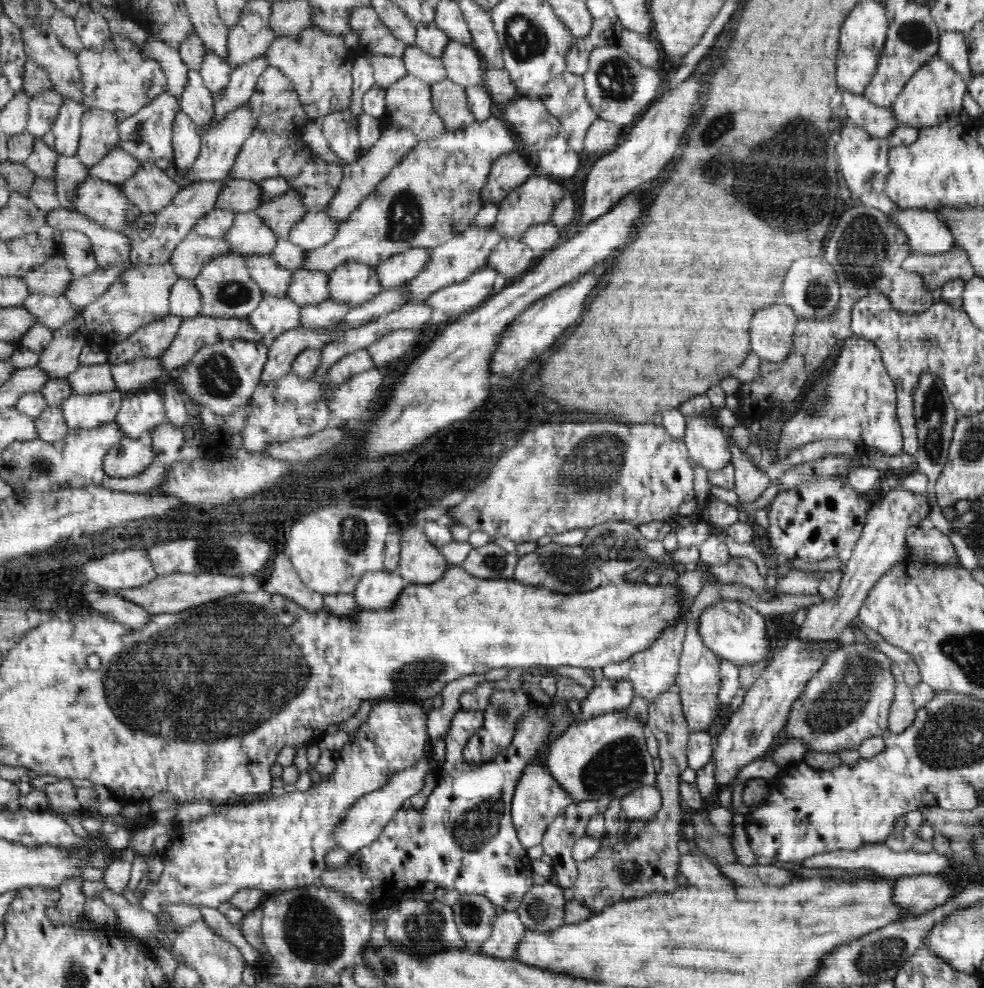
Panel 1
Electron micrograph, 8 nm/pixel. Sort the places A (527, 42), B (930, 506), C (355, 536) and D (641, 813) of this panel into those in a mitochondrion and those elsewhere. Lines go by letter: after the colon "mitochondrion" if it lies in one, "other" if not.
A: mitochondrion
B: other
C: mitochondrion
D: other

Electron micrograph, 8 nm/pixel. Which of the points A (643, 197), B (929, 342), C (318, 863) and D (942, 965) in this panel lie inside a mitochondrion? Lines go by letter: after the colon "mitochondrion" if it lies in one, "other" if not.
A: other
B: mitochondrion
C: other
D: other

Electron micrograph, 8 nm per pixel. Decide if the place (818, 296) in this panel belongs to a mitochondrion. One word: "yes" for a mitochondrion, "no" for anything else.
yes

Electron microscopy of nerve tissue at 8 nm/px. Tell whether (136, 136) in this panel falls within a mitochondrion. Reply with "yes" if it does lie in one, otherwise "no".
yes

